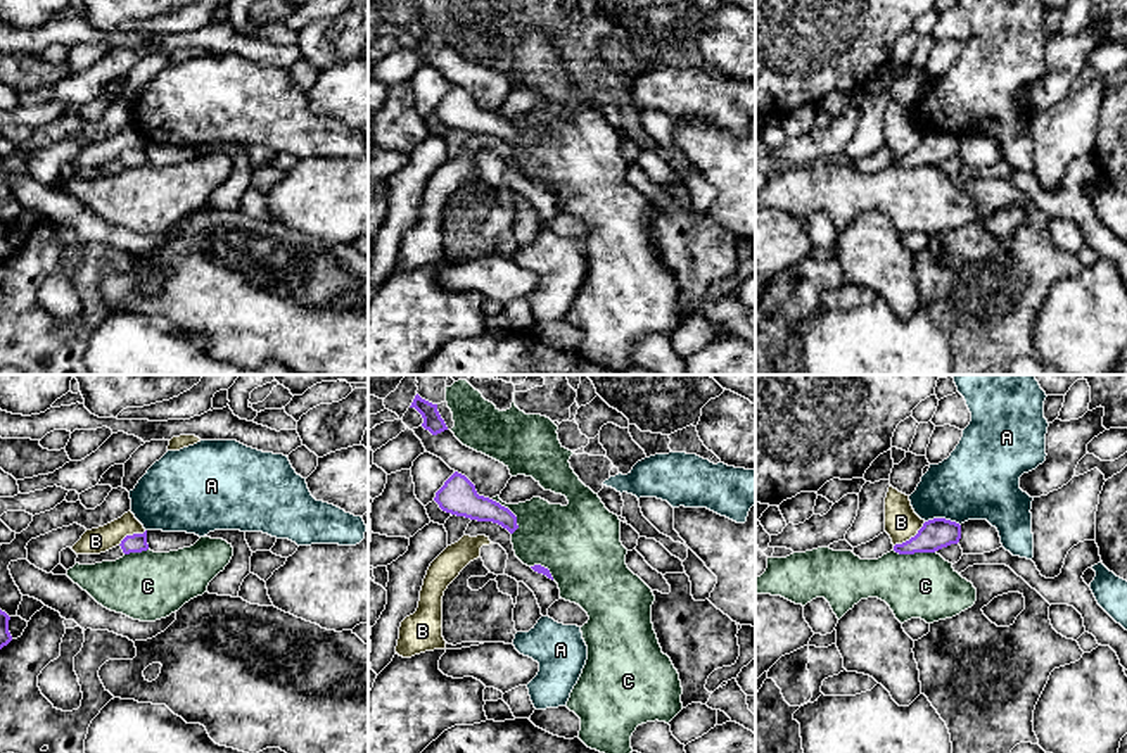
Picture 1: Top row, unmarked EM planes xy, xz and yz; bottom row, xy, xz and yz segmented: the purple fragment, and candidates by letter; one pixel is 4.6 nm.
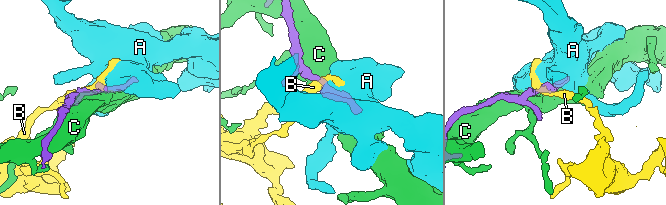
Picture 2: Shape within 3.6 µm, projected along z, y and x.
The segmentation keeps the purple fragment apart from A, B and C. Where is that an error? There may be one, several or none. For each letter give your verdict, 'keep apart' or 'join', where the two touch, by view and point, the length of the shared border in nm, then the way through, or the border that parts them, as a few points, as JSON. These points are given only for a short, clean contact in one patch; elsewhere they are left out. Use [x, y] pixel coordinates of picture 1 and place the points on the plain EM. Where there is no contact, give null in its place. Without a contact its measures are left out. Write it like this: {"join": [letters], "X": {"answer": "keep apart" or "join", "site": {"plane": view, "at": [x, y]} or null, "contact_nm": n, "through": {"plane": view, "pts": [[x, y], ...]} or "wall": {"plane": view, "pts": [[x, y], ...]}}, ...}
{"join": [], "A": {"answer": "keep apart", "site": {"plane": "yz", "at": [942, 132]}, "contact_nm": 170}, "B": {"answer": "keep apart", "site": {"plane": "yz", "at": [911, 151]}, "contact_nm": 190, "wall": {"plane": "yz", "pts": [[925, 135], [913, 149], [894, 159]]}}, "C": {"answer": "keep apart", "site": {"plane": "xz", "at": [512, 126]}, "contact_nm": 190}}

